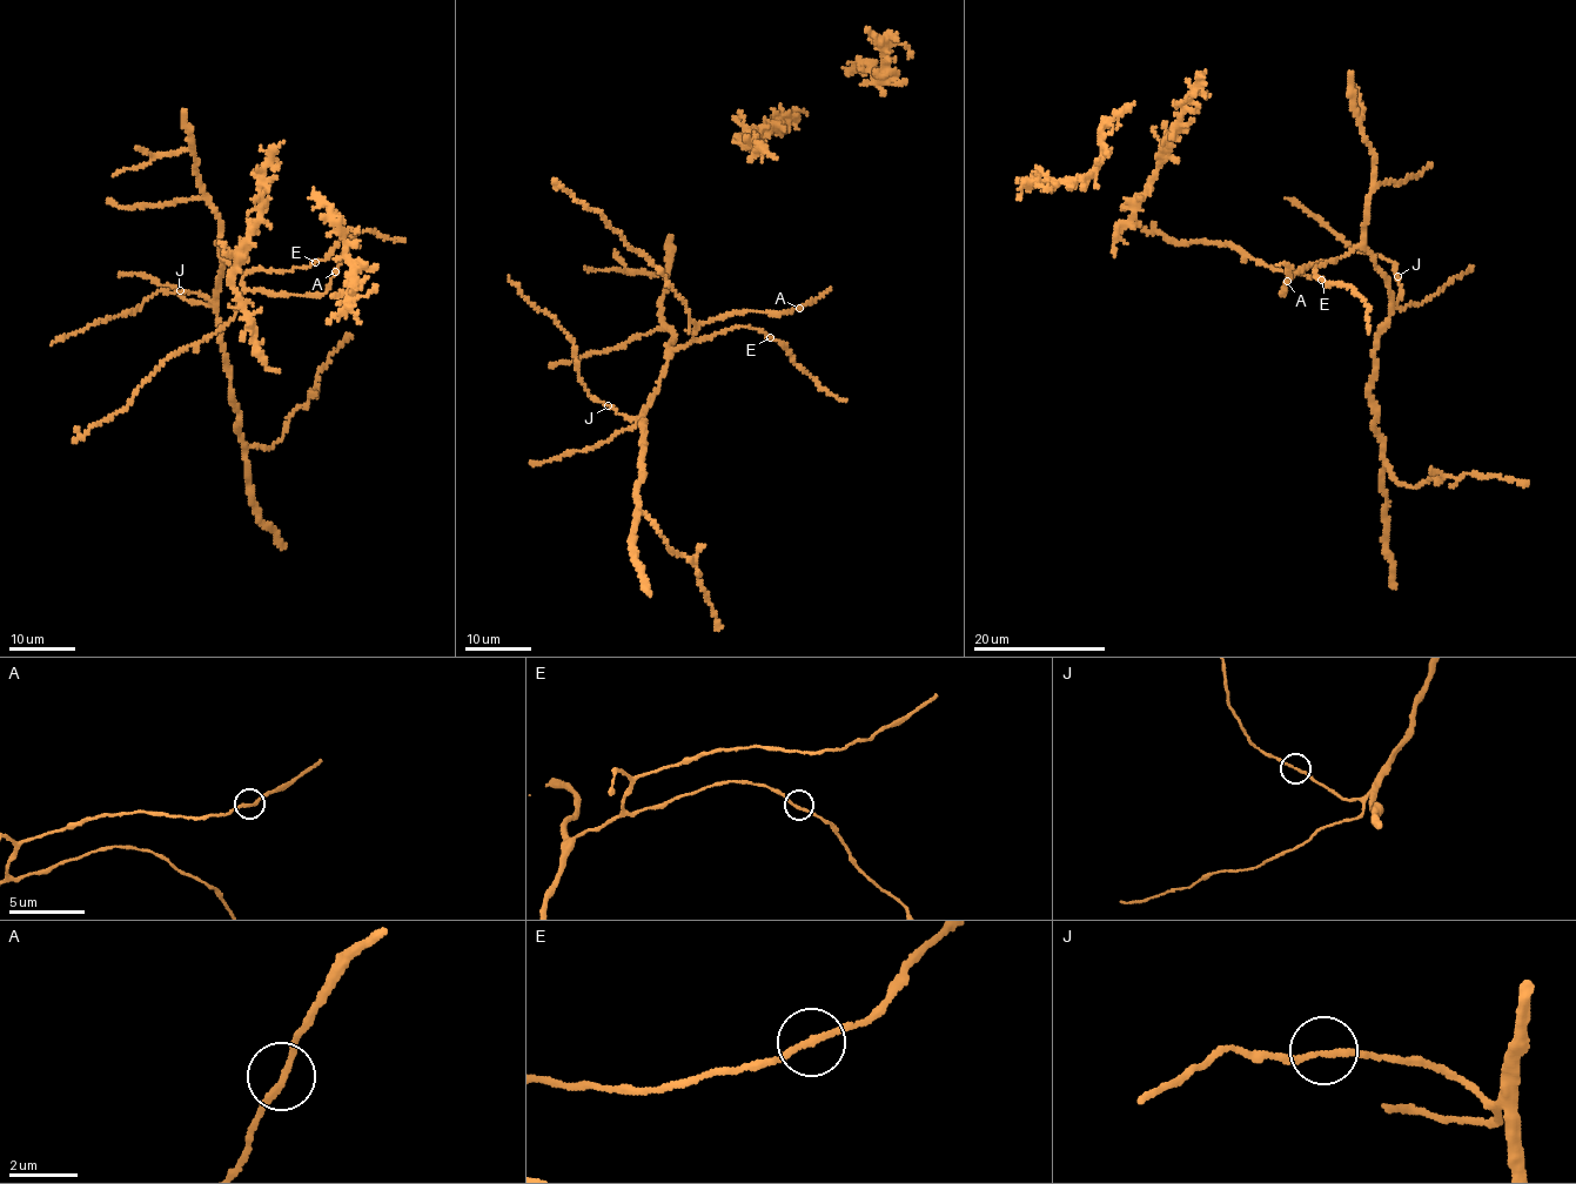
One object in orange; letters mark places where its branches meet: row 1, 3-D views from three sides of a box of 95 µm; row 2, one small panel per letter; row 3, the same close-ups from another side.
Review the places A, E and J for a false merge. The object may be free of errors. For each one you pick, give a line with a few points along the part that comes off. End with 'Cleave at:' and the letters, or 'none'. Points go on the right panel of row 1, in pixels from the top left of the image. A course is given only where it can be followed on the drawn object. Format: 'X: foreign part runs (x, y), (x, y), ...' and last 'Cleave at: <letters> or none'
Cleave at: none

